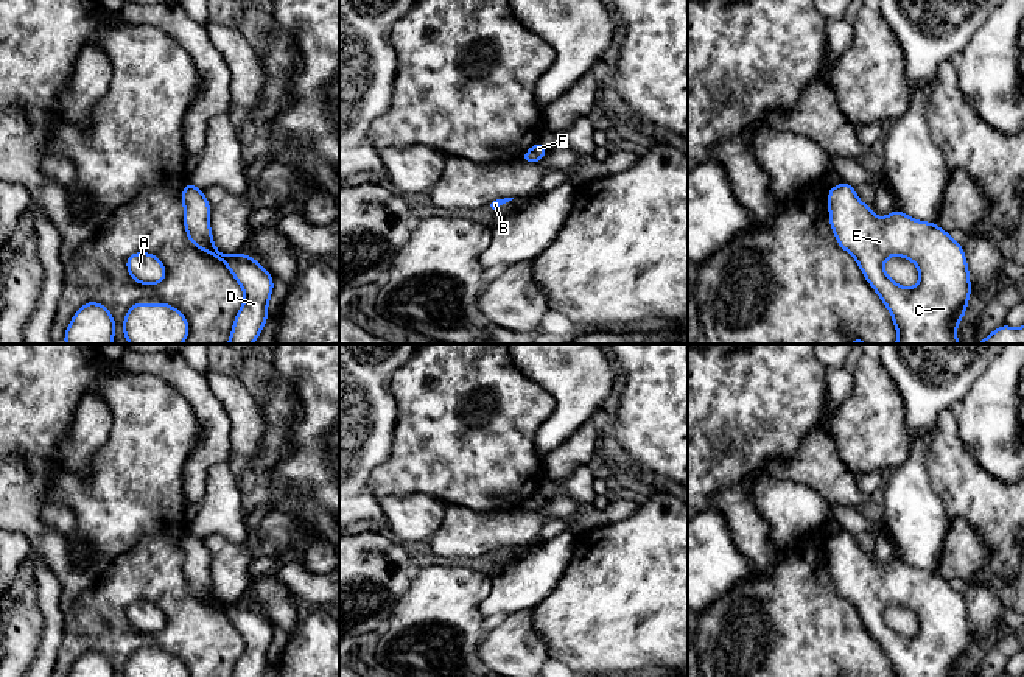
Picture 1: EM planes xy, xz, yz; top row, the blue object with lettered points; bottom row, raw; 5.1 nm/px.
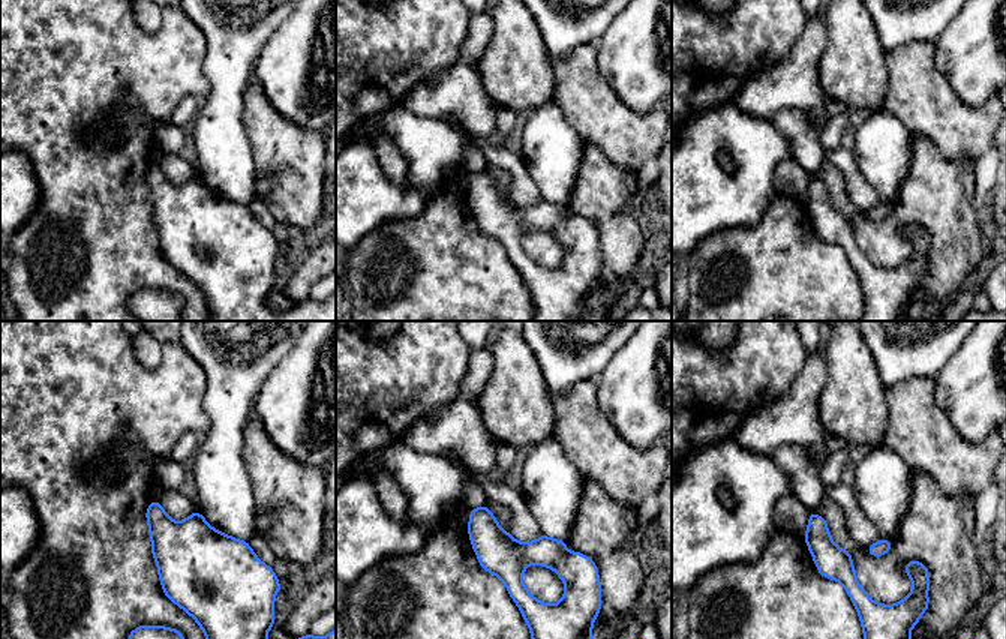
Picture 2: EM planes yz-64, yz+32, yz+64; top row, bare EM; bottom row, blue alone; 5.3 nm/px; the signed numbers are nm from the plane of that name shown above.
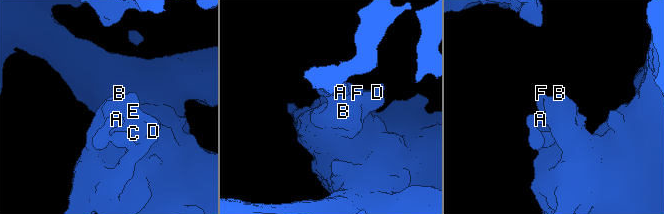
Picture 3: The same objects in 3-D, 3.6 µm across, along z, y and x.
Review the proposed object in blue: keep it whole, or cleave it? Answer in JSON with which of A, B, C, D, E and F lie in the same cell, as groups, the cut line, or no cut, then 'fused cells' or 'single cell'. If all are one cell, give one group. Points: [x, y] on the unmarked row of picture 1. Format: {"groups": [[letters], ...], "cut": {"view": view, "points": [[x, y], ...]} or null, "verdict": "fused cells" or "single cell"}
{"groups": [["A", "B", "C", "D", "E", "F"]], "cut": null, "verdict": "single cell"}

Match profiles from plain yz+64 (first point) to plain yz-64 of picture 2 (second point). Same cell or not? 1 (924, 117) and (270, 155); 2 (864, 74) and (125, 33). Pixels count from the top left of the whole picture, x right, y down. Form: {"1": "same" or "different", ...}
{"1": "same", "2": "same"}

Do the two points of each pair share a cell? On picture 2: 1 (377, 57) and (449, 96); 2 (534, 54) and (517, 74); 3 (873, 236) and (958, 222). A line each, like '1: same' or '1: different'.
1: different
2: same
3: same

